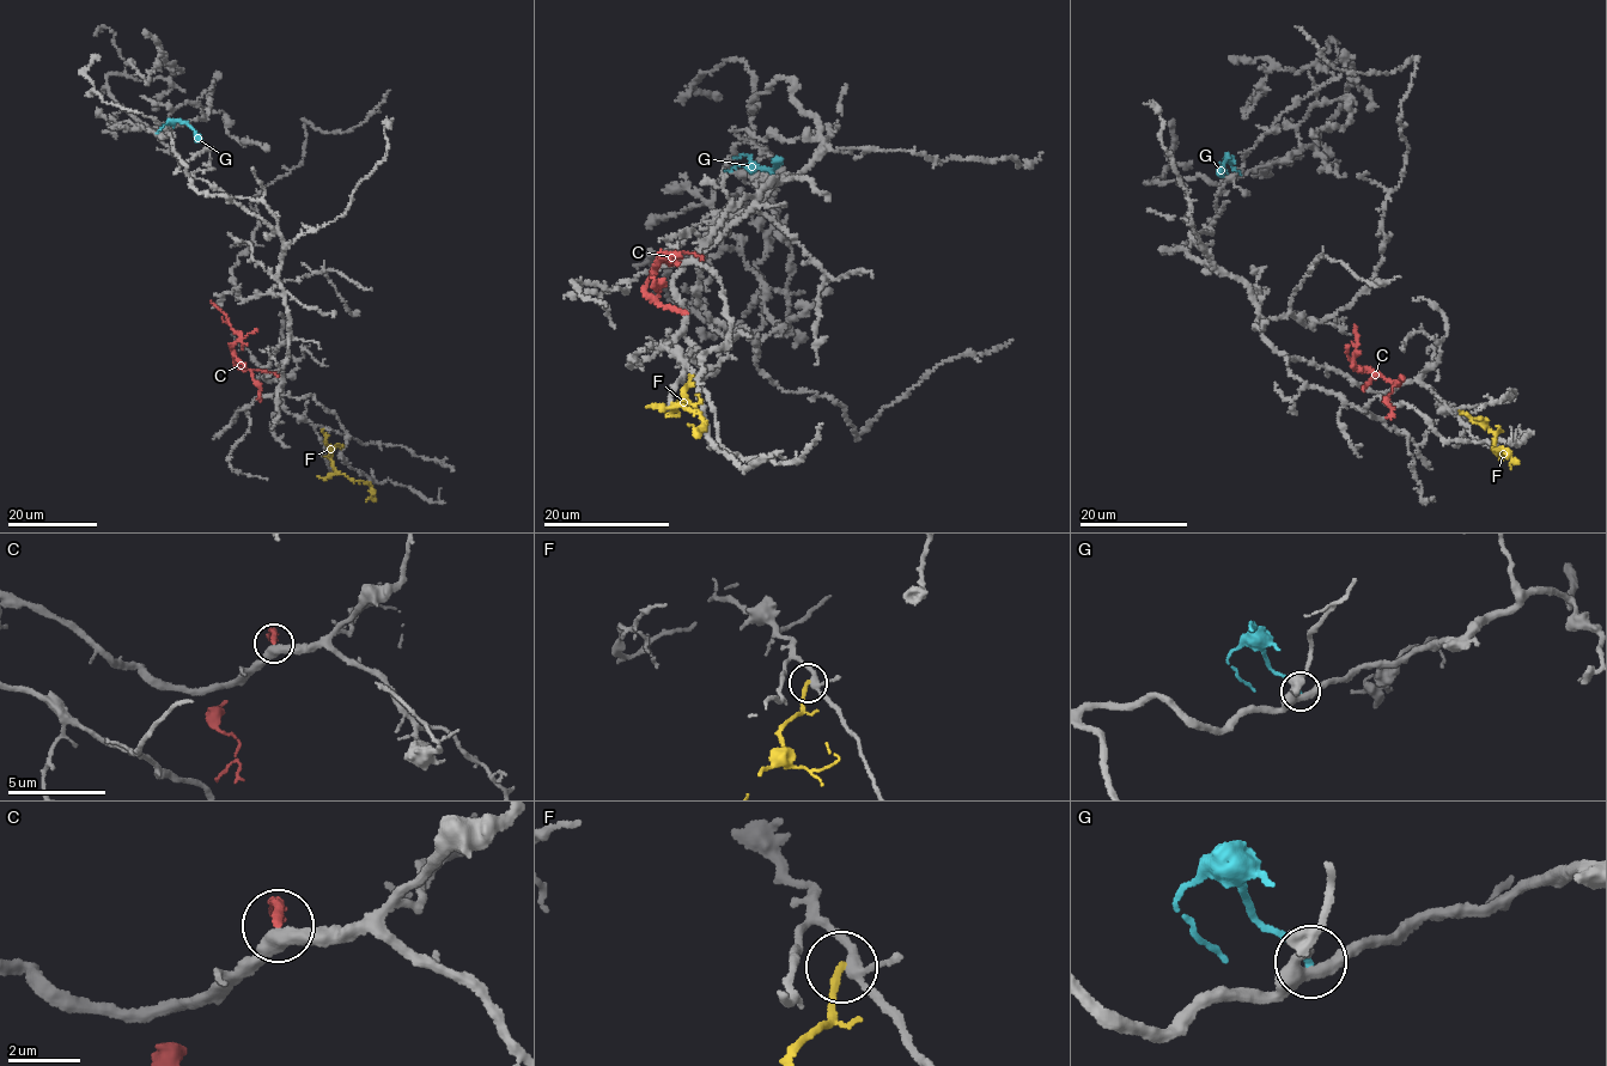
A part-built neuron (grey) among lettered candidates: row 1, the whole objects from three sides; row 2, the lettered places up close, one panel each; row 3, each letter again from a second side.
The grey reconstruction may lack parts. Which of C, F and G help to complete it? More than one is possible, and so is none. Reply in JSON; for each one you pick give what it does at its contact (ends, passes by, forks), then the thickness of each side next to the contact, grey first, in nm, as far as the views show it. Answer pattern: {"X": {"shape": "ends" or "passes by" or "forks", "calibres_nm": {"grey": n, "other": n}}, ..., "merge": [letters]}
{"merge": []}

